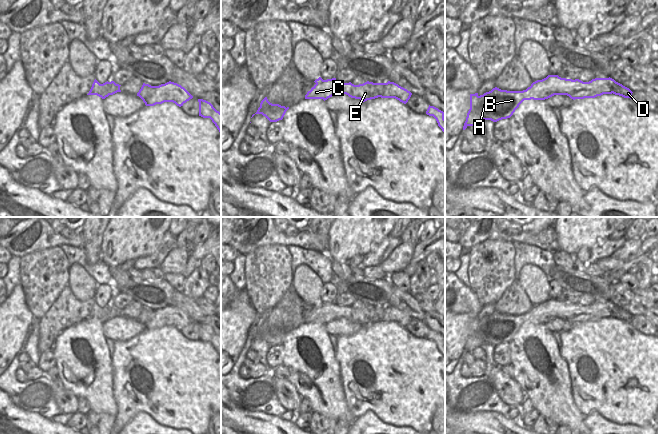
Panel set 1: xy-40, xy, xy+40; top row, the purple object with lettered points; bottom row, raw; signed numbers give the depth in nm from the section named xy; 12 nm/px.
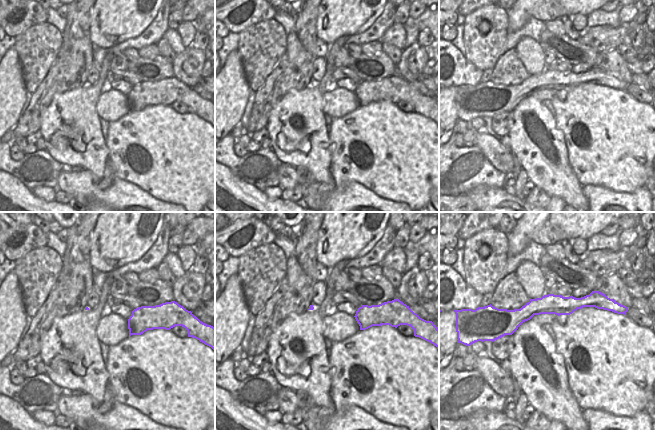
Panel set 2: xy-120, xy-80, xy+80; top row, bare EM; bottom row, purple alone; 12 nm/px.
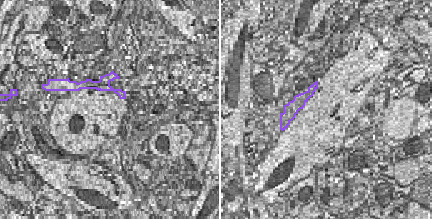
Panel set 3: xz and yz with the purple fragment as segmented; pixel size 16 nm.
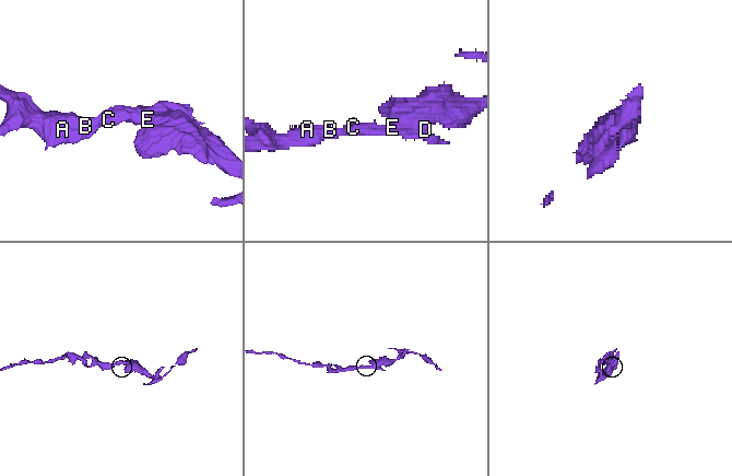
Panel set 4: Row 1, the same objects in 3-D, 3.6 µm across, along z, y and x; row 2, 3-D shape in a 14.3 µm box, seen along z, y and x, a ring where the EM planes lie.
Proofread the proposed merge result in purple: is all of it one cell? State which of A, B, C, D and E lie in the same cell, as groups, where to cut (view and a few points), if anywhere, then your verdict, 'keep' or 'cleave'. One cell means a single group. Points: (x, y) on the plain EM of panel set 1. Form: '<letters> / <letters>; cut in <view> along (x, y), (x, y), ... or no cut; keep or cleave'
A B C E / D; cut in xy-40 along (154, 310), (146, 321), (140, 321); cleave

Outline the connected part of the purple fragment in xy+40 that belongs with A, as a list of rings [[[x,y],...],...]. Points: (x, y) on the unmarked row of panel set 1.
[[[548,299],[523,315],[507,315],[497,311],[478,319],[470,318],[470,333],[463,350],[474,350],[484,344],[497,346],[510,342],[524,324],[545,324],[554,319],[567,319],[571,323],[595,322],[612,318],[610,308],[619,308],[612,302],[595,302],[589,306]]]

